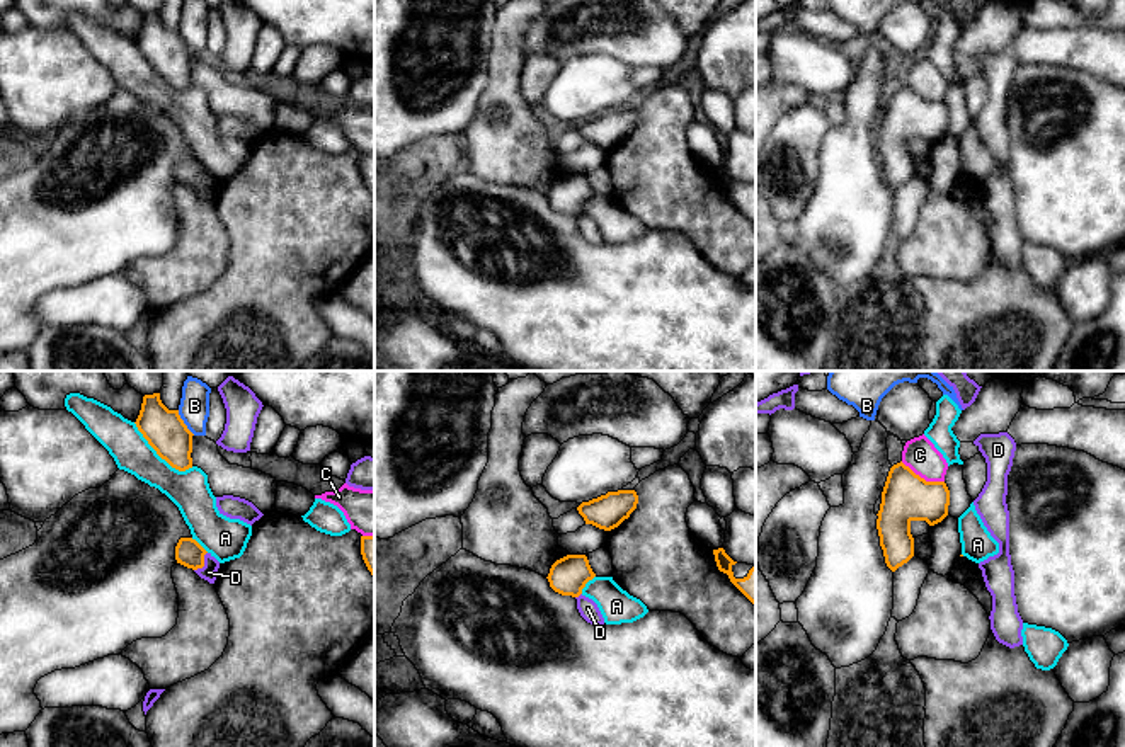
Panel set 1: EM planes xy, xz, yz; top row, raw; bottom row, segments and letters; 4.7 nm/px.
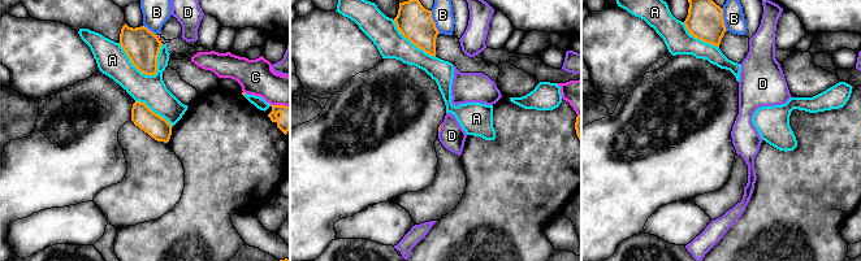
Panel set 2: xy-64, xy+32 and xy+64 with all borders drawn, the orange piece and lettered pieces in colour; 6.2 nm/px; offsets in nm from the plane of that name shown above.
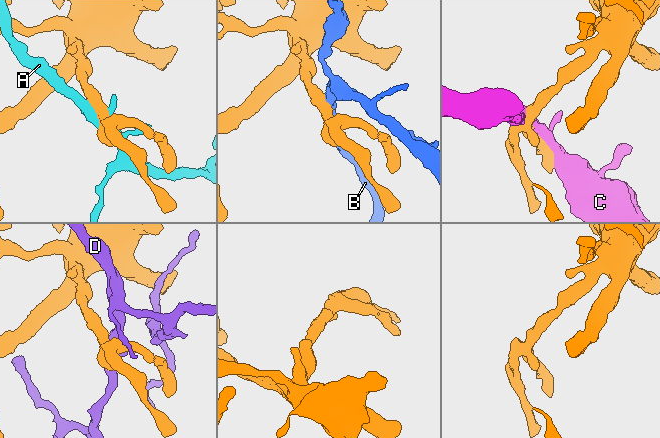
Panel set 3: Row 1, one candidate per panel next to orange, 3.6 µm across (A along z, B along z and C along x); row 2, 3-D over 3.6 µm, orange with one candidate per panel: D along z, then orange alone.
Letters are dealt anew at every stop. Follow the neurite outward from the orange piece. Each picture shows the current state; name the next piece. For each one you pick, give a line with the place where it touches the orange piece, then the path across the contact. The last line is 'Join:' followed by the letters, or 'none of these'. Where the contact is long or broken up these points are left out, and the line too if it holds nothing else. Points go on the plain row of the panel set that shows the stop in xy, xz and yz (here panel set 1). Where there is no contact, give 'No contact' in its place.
Join: none of these

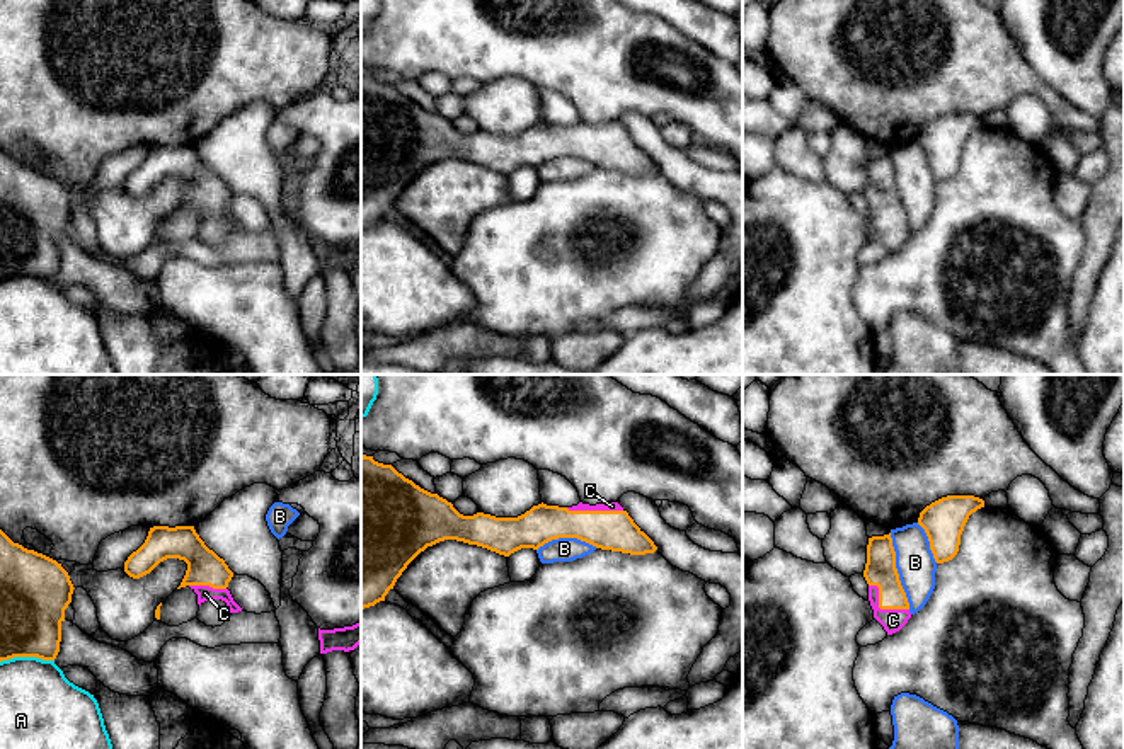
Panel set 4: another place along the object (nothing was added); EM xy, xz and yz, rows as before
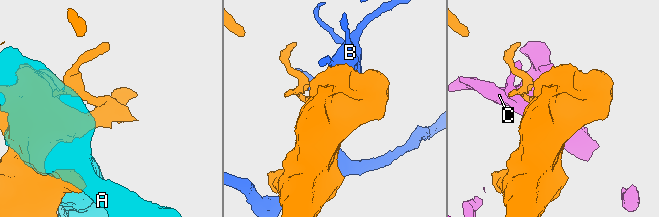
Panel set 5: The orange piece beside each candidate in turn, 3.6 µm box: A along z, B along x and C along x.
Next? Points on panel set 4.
C: Touches orange at yz (881, 227)
Join: C

